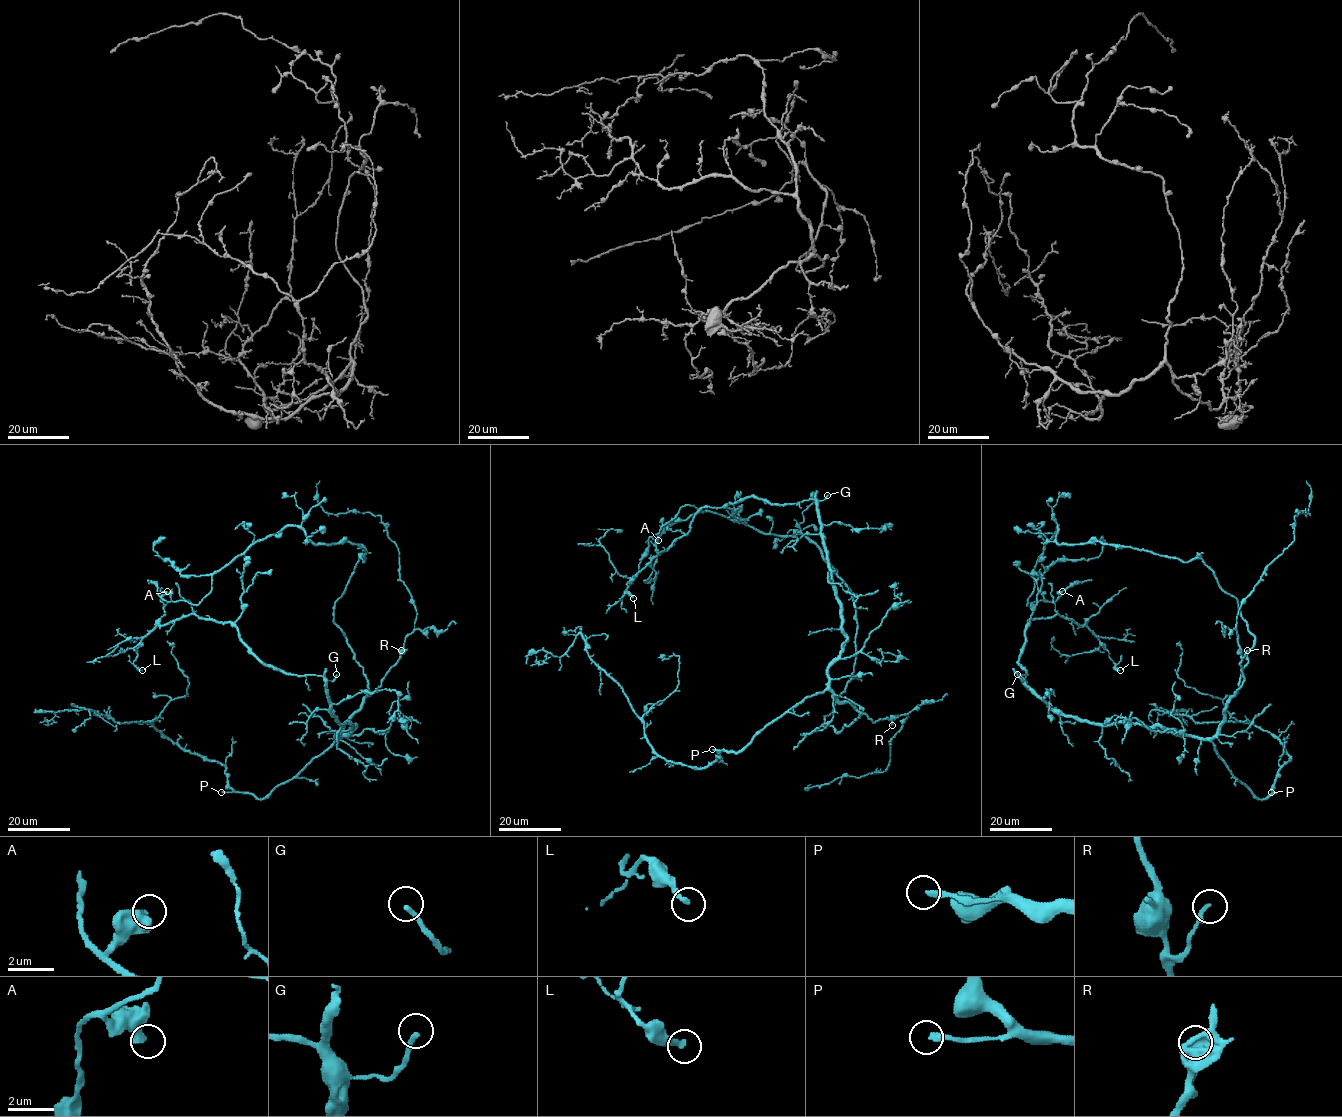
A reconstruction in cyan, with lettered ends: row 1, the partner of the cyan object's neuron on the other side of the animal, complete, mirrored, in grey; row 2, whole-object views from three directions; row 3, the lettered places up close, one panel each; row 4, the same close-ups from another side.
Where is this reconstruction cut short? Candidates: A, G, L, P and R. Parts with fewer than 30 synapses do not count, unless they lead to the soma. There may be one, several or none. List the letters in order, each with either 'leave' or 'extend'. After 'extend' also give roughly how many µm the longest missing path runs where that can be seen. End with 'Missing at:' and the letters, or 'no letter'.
A: leave
G: leave
L: leave
P: extend | 35 µm
R: leave
Missing at: P

